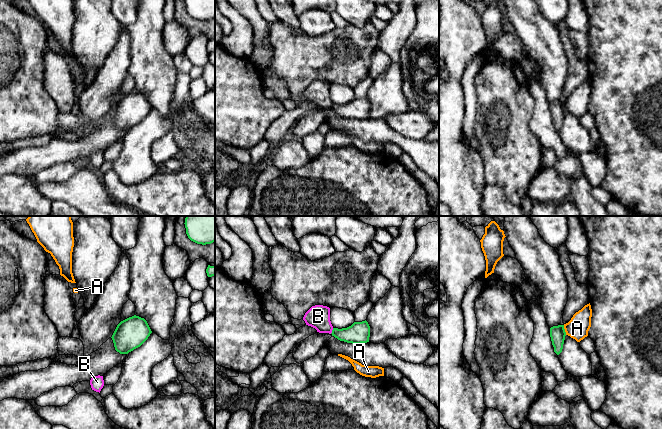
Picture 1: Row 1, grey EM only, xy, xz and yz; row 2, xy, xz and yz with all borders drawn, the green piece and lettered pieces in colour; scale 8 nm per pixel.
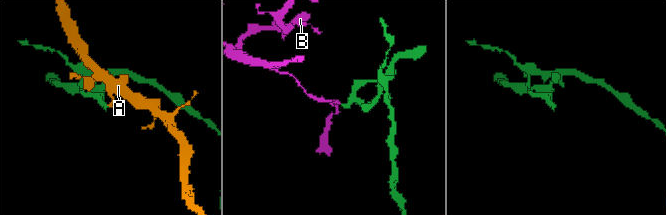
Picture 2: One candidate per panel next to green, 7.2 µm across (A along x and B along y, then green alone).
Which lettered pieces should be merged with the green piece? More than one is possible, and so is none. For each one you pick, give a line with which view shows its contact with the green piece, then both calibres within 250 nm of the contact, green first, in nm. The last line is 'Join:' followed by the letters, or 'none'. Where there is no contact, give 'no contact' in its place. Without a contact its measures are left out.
Join: none

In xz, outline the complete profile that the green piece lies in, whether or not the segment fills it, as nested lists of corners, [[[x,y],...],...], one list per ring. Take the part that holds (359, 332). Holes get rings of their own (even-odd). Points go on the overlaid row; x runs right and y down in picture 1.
[[[354,322],[347,328],[333,328],[332,336],[340,341],[344,341],[352,344],[361,344],[369,342],[370,326],[368,322]]]

